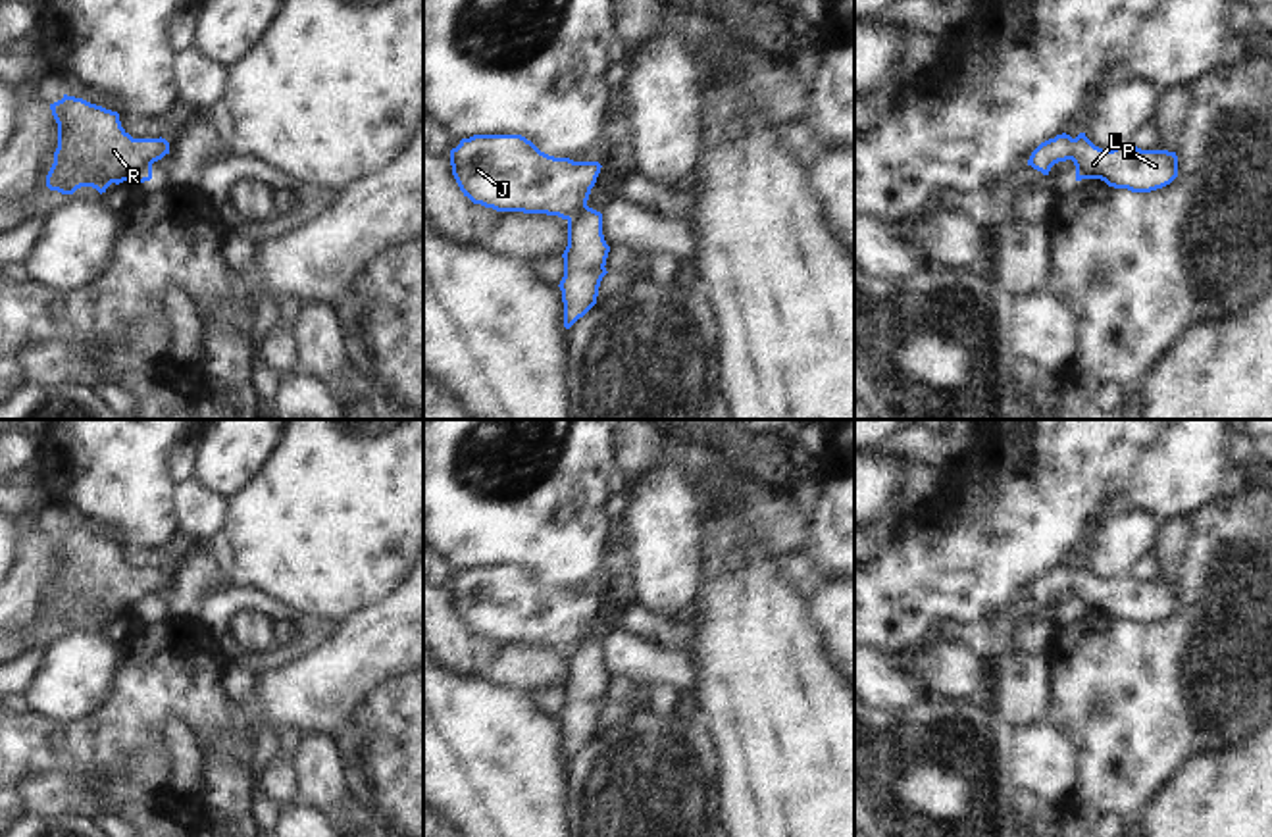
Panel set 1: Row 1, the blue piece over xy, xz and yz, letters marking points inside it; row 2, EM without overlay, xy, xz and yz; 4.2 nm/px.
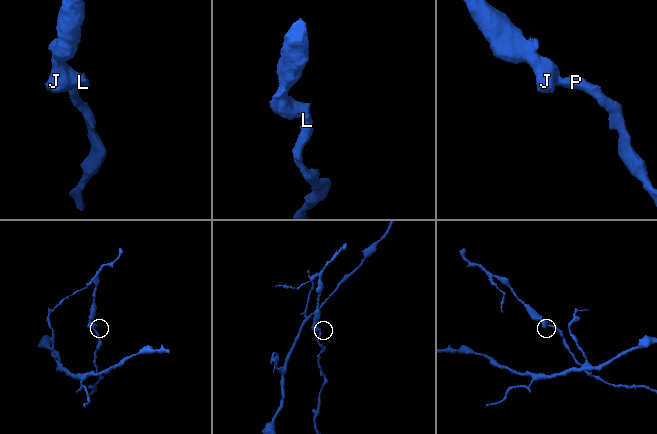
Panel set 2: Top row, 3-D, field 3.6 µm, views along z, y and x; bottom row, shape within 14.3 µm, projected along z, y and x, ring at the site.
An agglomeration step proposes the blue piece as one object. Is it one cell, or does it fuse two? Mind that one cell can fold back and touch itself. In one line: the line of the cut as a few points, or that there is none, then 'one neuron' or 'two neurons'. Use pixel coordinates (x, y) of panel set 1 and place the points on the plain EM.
no cut | one neuron

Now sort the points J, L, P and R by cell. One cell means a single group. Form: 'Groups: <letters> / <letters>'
Groups: J L P R

